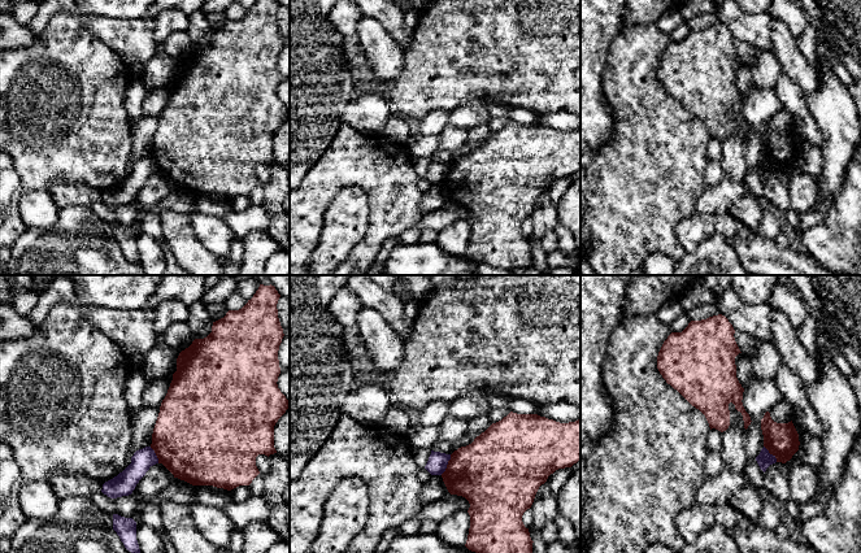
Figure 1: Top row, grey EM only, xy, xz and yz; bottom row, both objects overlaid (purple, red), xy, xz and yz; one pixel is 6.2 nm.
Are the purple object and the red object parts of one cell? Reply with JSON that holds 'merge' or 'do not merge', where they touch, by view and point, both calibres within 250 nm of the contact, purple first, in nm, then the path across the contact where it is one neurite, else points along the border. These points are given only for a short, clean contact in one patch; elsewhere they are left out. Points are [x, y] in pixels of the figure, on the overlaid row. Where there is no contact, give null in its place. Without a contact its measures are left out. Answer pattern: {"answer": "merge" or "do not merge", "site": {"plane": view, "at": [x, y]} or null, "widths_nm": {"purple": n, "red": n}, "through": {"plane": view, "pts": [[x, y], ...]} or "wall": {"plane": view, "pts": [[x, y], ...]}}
{"answer": "do not merge", "site": {"plane": "xz", "at": [447, 464]}, "widths_nm": {"purple": 120, "red": 400}, "wall": {"plane": "xz", "pts": [[451, 454], [447, 467], [440, 474]]}}

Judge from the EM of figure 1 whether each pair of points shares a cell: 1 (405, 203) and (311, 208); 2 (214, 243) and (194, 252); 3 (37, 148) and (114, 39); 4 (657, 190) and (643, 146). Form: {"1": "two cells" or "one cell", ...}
{"1": "one cell", "2": "two cells", "3": "two cells", "4": "one cell"}

